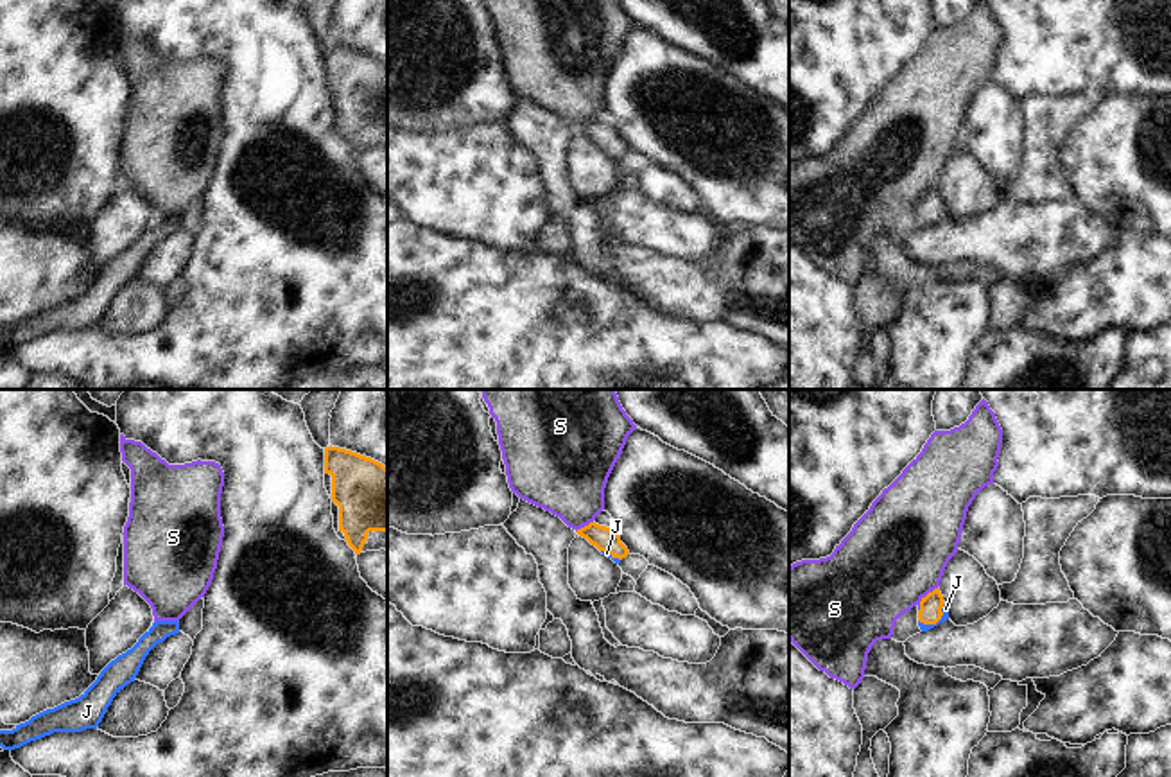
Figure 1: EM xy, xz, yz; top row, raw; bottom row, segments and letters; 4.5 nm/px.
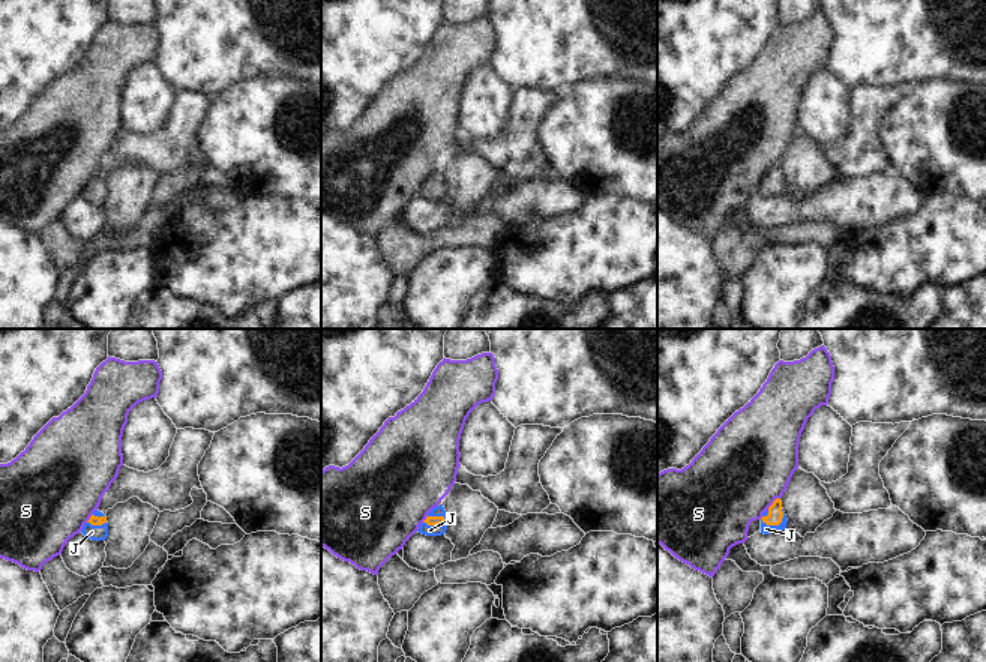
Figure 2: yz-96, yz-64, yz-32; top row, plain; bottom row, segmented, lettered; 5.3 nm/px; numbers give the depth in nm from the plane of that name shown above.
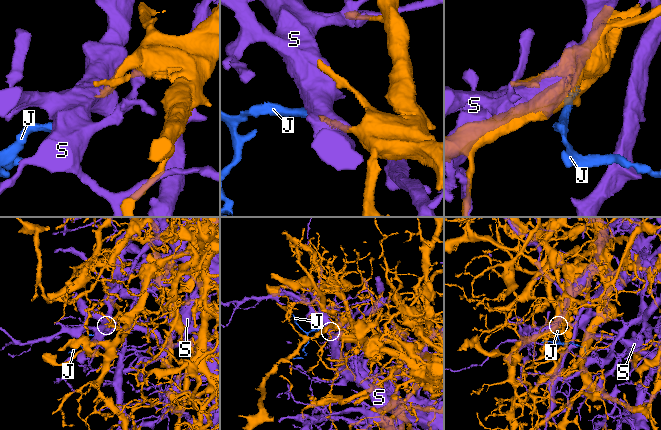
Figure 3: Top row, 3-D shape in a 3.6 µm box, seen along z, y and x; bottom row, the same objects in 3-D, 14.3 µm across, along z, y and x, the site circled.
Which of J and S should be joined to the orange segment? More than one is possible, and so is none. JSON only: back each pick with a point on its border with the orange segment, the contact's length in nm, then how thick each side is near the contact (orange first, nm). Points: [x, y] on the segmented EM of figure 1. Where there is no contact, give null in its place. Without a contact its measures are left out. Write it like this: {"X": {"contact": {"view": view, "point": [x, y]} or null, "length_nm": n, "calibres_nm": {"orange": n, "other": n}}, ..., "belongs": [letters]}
{"J": {"contact": {"view": "yz", "point": [936, 621]}, "length_nm": 150, "calibres_nm": {"orange": 100, "other": 30}}, "belongs": ["J"]}

